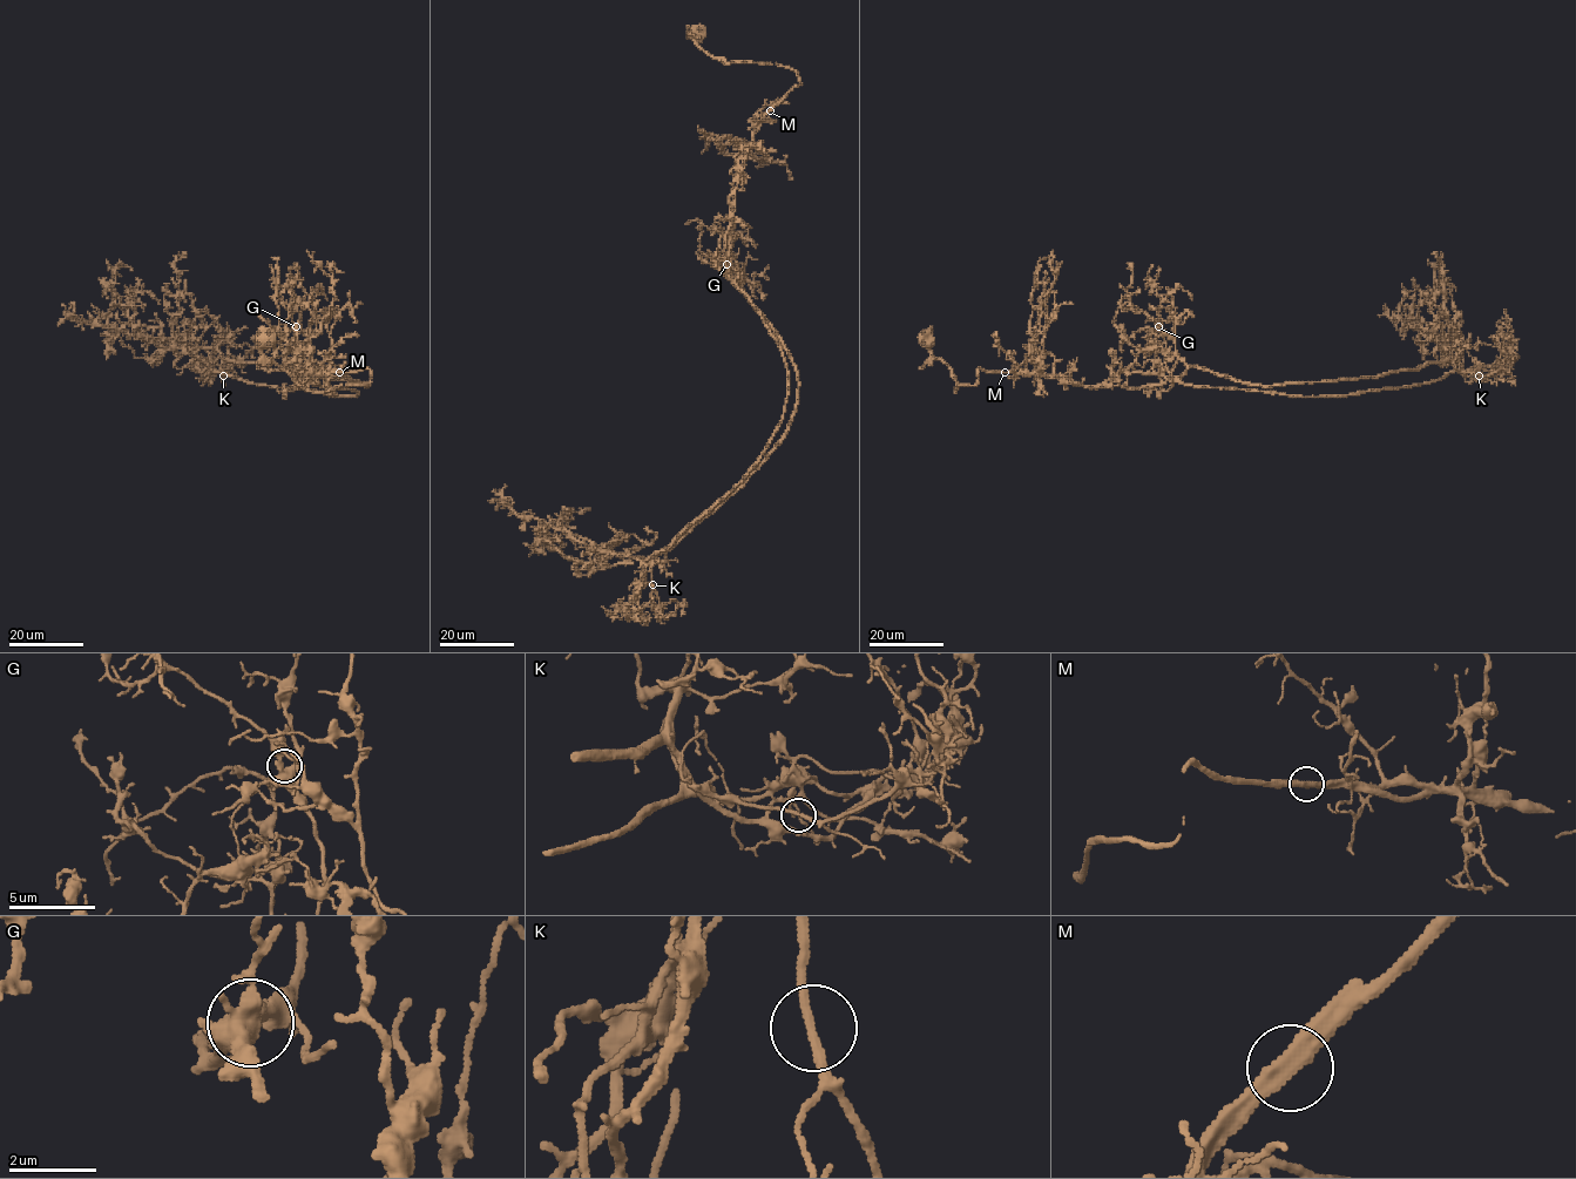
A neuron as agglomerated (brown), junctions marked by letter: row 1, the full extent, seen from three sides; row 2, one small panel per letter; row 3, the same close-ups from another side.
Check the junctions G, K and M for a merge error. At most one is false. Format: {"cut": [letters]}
{"cut": ["M"]}

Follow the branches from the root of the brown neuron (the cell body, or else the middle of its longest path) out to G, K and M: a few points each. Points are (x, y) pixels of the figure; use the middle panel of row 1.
G: (696, 29), (696, 45), (721, 61), (785, 66), (800, 85), (756, 128), (730, 197), (726, 264)
K: (696, 29), (721, 61), (800, 85), (756, 128), (724, 249), (789, 388), (757, 463), (643, 562), (653, 584)
M: (696, 29), (691, 29), (696, 45), (721, 61), (778, 63), (796, 73), (800, 85), (770, 110)

